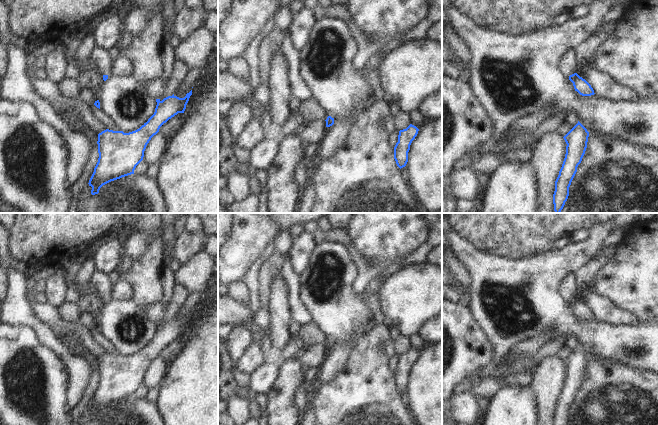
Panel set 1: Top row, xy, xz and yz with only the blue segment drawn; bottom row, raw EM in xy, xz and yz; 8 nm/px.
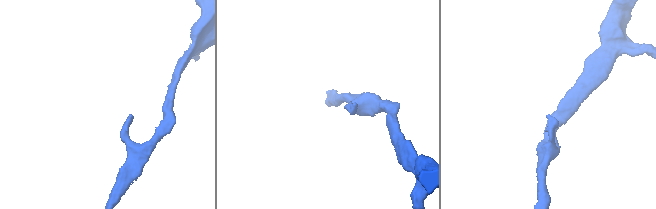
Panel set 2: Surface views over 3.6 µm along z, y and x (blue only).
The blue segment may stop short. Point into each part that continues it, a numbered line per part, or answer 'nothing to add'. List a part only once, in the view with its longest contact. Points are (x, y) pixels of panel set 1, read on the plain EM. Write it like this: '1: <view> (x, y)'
nothing to add

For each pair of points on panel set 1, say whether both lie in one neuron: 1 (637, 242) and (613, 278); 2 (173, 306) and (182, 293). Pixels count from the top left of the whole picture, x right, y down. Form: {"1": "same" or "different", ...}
{"1": "same", "2": "same"}

